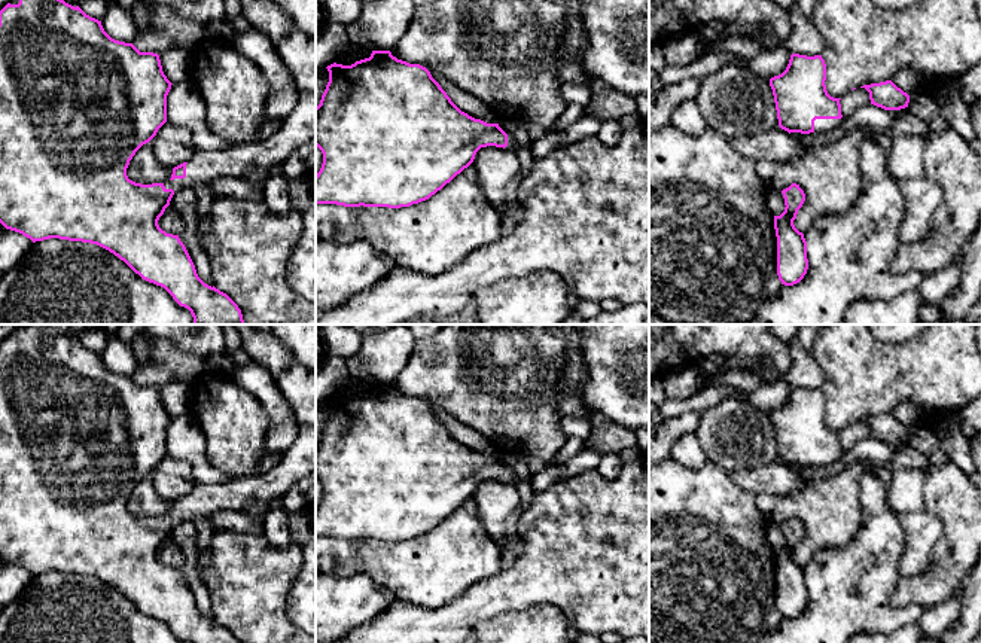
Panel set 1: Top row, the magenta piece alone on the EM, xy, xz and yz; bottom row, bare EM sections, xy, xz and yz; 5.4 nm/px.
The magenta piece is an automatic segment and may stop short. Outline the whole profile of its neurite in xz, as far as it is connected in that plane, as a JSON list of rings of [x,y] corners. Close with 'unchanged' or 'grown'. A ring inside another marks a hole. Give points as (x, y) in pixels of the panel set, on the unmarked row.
[[[372,384],[369,391],[356,394],[351,399],[330,397],[326,400],[329,405],[329,415],[322,429],[320,438],[316,441],[316,479],[323,487],[323,497],[320,505],[316,508],[316,537],[336,537],[344,540],[389,540],[400,542],[418,537],[429,533],[447,516],[450,516],[457,508],[467,502],[476,485],[481,481],[496,479],[518,485],[520,479],[514,472],[506,467],[499,457],[487,457],[481,452],[475,452],[467,447],[461,445],[441,421],[441,418],[432,411],[430,405],[420,397],[409,397],[397,393],[390,384]]]; grown

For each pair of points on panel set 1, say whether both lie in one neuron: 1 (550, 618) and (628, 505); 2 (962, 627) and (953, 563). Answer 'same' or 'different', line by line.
1: different
2: different

